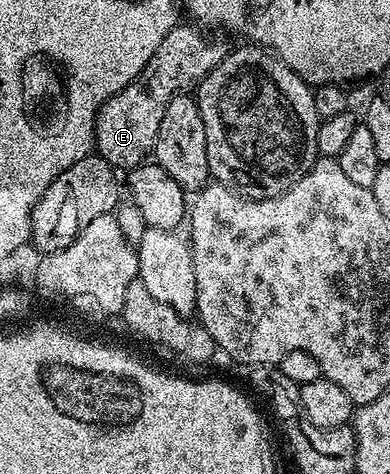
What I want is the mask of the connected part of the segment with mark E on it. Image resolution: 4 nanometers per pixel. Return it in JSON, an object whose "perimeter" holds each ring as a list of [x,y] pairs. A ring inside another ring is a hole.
{"perimeter":[[[186,23],[176,24],[165,38],[161,38],[161,46],[153,50],[153,58],[149,58],[141,74],[119,91],[119,100],[108,100],[98,113],[95,121],[97,152],[117,170],[137,168],[148,159],[155,146],[157,130],[161,130],[161,118],[165,118],[165,106],[169,106],[175,96],[190,93],[227,57],[228,45],[202,36],[207,34]]]}

